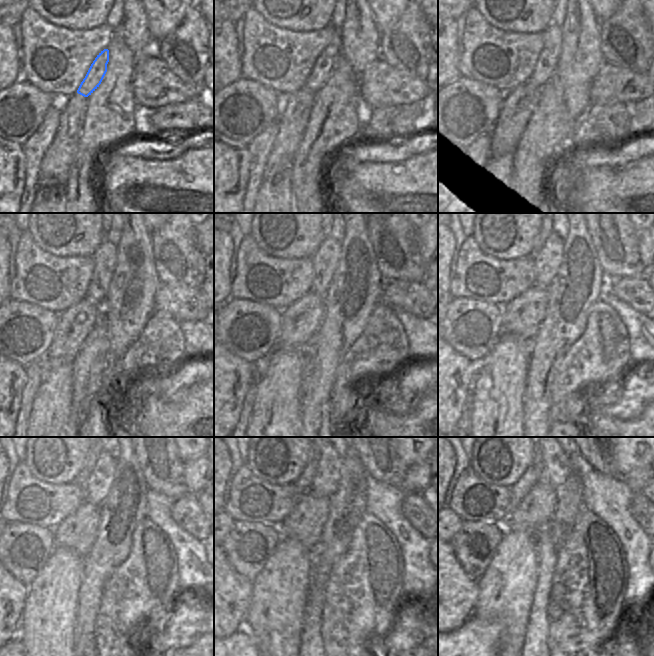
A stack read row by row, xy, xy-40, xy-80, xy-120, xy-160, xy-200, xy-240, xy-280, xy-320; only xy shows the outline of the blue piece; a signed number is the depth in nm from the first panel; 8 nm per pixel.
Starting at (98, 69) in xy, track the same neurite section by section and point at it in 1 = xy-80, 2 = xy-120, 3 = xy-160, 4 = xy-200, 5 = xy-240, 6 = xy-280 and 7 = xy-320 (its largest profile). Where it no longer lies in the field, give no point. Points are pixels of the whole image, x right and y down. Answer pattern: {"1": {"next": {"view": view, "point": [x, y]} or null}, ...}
{"1": {"next": {"view": "xy-80", "point": [546, 65]}}, "2": {"next": {"view": "xy-120", "point": [105, 257]}}, "3": {"next": {"view": "xy-160", "point": [325, 260]}}, "4": {"next": {"view": "xy-200", "point": [547, 261]}}, "5": {"next": {"view": "xy-240", "point": [97, 487]}}, "6": {"next": {"view": "xy-280", "point": [326, 480]}}, "7": {"next": {"view": "xy-320", "point": [556, 468]}}}

